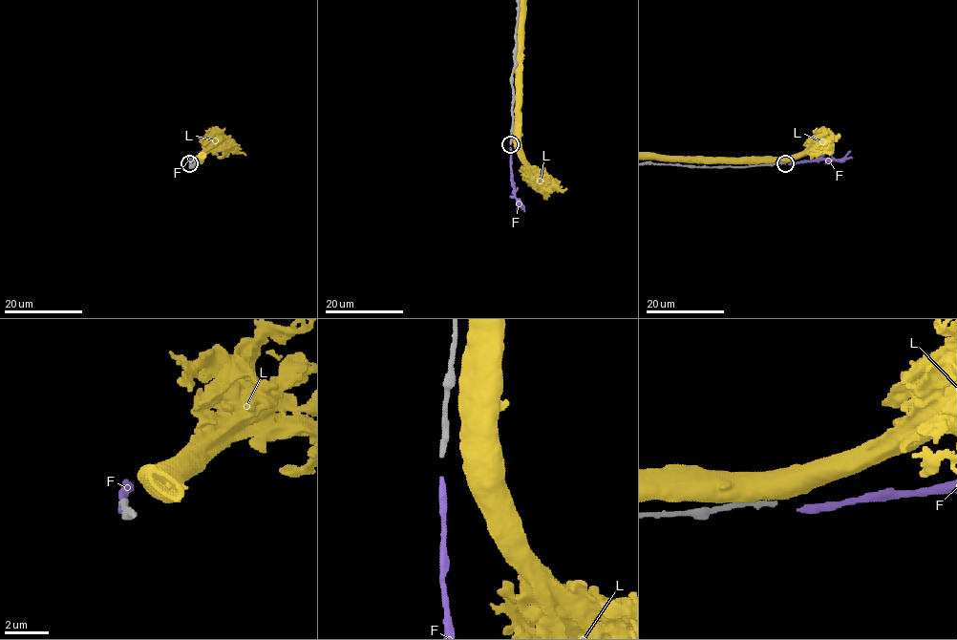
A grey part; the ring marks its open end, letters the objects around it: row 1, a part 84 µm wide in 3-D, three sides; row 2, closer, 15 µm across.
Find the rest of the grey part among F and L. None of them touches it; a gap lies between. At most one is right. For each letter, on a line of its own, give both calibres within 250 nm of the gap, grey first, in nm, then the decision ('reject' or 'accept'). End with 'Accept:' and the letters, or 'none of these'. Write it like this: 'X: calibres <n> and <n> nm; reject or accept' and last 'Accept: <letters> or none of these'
F: calibres 240 and 280 nm; accept
L: calibres 240 and 800 nm; reject
Accept: F

